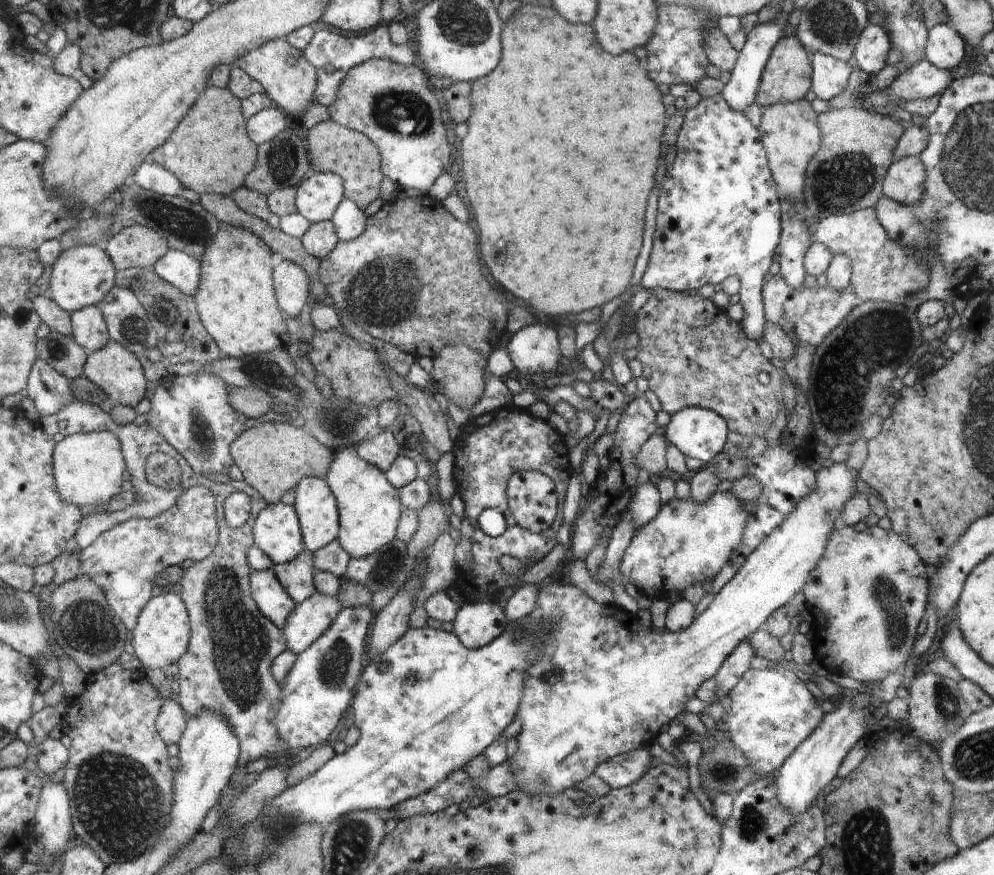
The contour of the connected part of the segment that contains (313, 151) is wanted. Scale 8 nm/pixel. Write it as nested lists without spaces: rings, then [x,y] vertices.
[[[332,120],[318,123],[304,133],[308,137],[313,170],[334,173],[344,179],[344,191],[363,211],[380,196],[382,178],[382,154],[379,147],[367,135],[349,129]]]

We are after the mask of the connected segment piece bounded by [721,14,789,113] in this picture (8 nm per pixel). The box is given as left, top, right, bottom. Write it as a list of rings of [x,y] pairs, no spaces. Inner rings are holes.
[[[780,14],[776,20],[758,23],[748,32],[744,47],[739,51],[736,64],[731,72],[730,80],[721,92],[726,101],[737,111],[743,113],[750,104],[757,104],[757,95],[761,88],[764,69],[770,62],[775,46],[784,37],[784,29],[788,24],[788,19]]]

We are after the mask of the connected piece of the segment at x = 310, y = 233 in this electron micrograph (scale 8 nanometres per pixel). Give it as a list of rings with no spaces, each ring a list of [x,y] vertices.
[[[332,221],[311,223],[301,238],[304,248],[310,255],[323,259],[334,250],[339,241]]]

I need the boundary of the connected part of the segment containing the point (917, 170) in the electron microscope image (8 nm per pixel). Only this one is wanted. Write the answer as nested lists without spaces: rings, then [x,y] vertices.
[[[919,157],[893,161],[884,181],[884,196],[900,205],[916,205],[926,192],[926,167]]]

